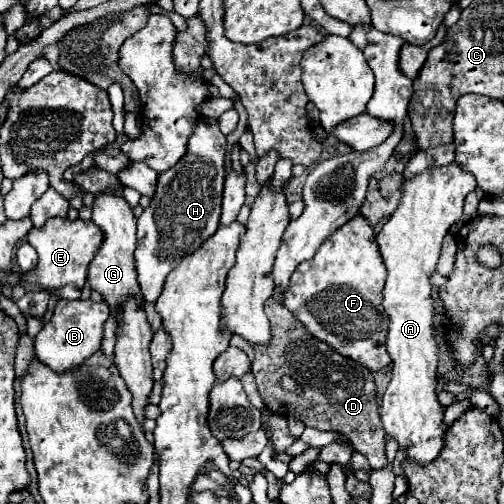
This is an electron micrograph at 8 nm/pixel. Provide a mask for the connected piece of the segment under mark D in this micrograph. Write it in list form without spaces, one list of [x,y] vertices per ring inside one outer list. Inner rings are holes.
[[[270,297],[268,305],[266,305],[266,315],[268,315],[270,325],[272,325],[272,345],[268,349],[254,349],[256,357],[252,363],[252,373],[256,377],[258,391],[260,391],[264,405],[272,413],[278,413],[282,417],[292,415],[292,417],[302,419],[306,427],[316,427],[320,431],[334,431],[334,433],[342,433],[342,435],[350,437],[352,449],[362,453],[368,459],[372,469],[386,467],[386,455],[384,455],[384,435],[386,433],[382,429],[380,415],[378,415],[376,385],[374,385],[372,373],[368,369],[364,369],[362,365],[348,361],[346,357],[342,357],[340,353],[336,353],[332,347],[324,345],[322,341],[316,341],[316,337],[312,337],[280,301]],[[284,375],[290,375],[302,387],[302,393],[284,391],[280,385],[280,379]]]

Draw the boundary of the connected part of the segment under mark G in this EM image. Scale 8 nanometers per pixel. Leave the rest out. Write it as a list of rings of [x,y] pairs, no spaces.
[[[100,193],[92,203],[92,221],[104,231],[104,243],[98,249],[94,261],[88,269],[88,283],[92,289],[100,291],[110,307],[122,307],[128,297],[142,299],[136,269],[134,269],[134,249],[136,249],[136,217],[128,201],[116,193]]]

